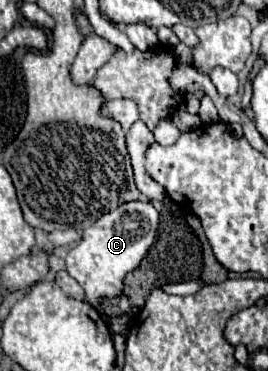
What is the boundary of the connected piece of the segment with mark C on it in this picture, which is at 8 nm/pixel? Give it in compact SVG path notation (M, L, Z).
M125 202L109 214L103 214L83 232L77 248L69 250L67 272L85 288L87 302L97 306L97 298L113 298L123 292L123 278L135 270L155 240L159 212L149 202Z

